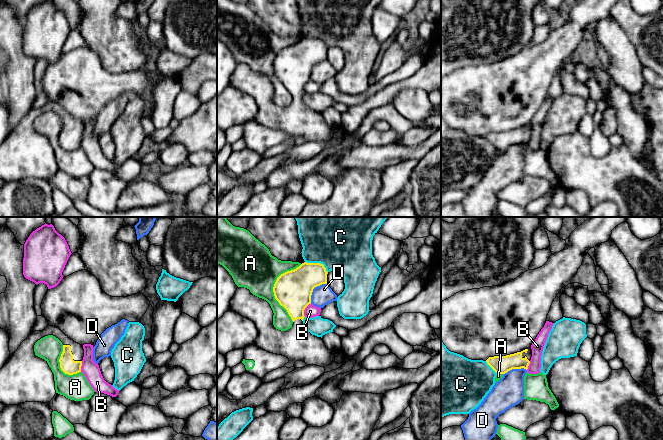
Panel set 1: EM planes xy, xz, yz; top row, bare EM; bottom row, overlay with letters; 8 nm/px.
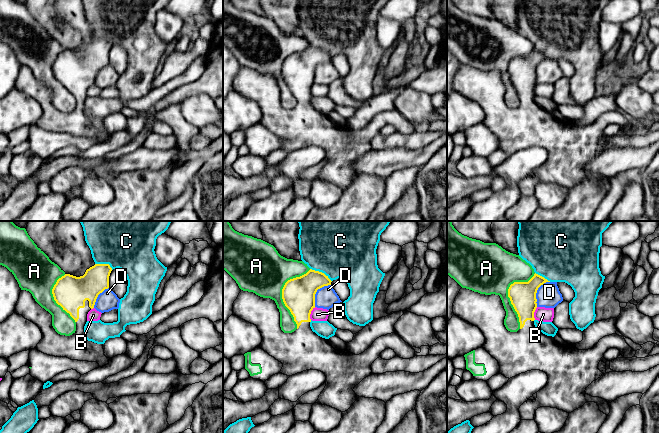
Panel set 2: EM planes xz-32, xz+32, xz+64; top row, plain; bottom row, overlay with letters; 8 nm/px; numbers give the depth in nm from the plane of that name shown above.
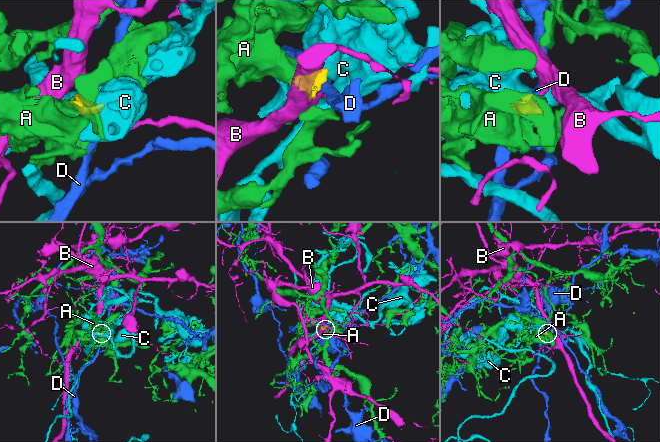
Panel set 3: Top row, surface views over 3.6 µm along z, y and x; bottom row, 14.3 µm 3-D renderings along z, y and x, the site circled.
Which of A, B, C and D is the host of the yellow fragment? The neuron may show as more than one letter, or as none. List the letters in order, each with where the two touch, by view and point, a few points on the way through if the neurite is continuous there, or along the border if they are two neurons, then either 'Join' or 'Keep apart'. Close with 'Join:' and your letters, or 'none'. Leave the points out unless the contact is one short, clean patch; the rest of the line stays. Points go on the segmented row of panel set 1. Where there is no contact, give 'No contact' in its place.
A: Touches yellow at xz (273, 288). Keep apart
B: Touches yellow at xz (304, 309). Boundary: xz (310, 303), (304, 310), (304, 316). Keep apart
C: Touches yellow at xz (318, 263). Boundary: xz (305, 261), (320, 263), (327, 272). Keep apart
D: Touches yellow at xz (312, 290). Boundary: xz (326, 283), (317, 285), (312, 290), (310, 303). Keep apart
Join: none

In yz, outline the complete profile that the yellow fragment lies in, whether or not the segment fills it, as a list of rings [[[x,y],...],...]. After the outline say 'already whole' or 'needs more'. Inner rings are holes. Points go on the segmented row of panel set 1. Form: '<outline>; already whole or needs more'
[[[525,349],[521,352],[506,356],[489,357],[487,364],[497,373],[505,374],[512,369],[528,369],[532,357],[532,349]]]; needs more

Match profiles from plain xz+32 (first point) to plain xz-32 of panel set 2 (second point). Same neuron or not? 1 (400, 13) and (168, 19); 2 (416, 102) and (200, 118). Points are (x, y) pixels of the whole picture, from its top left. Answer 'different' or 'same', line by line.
1: different
2: same

